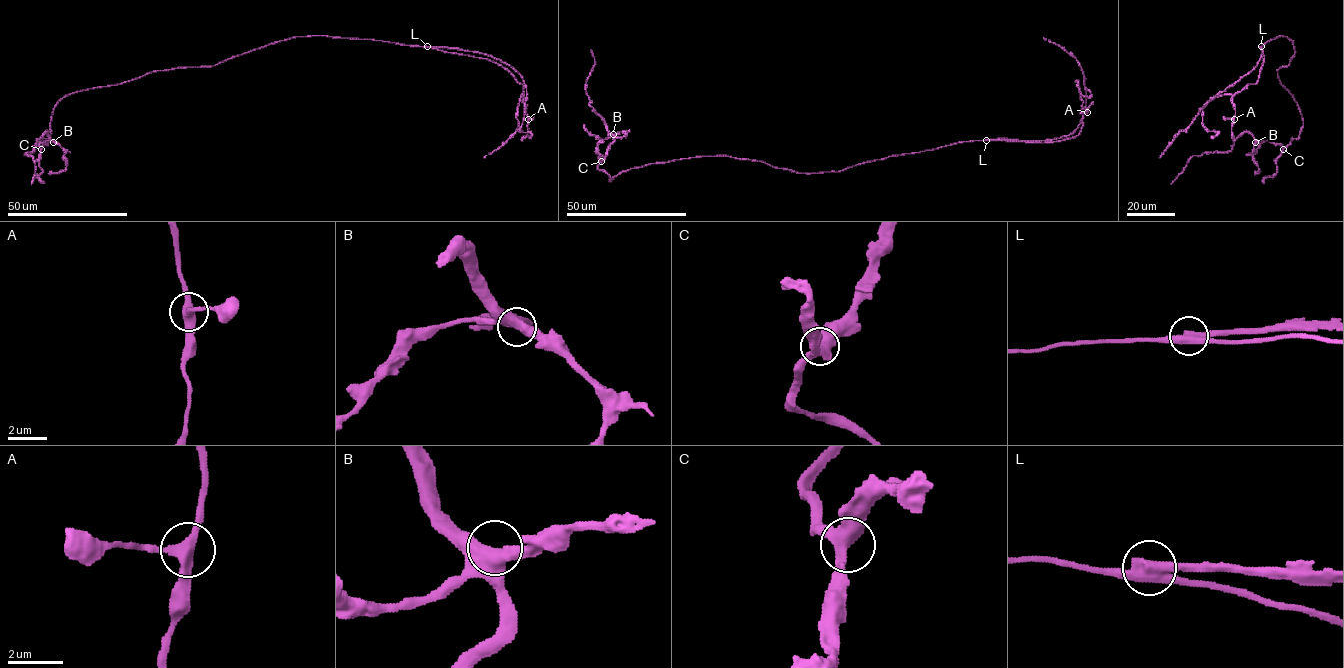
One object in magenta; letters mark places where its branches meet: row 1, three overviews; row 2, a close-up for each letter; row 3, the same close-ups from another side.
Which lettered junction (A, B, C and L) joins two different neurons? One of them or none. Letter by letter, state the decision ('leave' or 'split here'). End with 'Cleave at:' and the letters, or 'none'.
A: leave
B: leave
C: leave
L: split here
Cleave at: L

